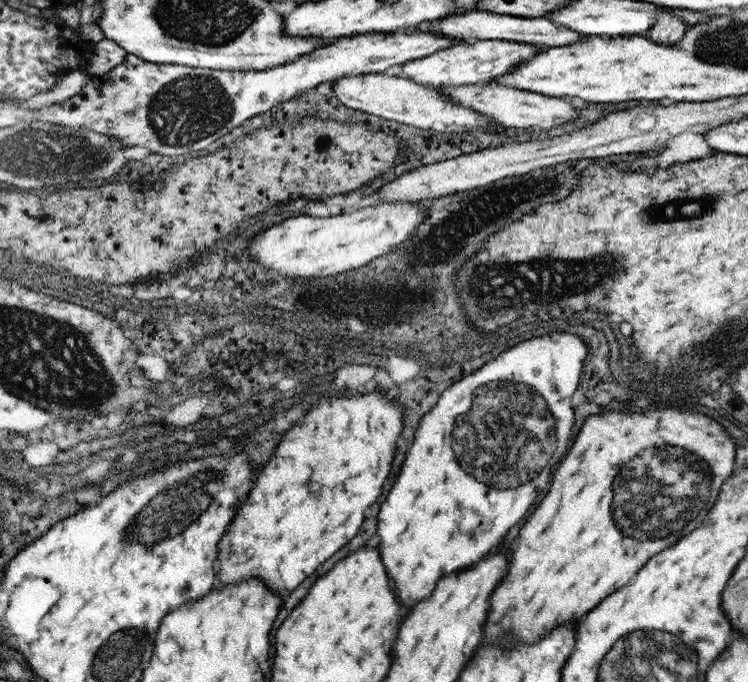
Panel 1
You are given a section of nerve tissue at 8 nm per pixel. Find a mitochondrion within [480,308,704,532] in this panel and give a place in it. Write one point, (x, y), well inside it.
(670, 387)

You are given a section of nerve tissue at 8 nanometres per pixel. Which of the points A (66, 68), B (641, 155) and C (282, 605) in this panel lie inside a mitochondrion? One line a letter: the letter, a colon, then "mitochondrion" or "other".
A: other
B: other
C: other

